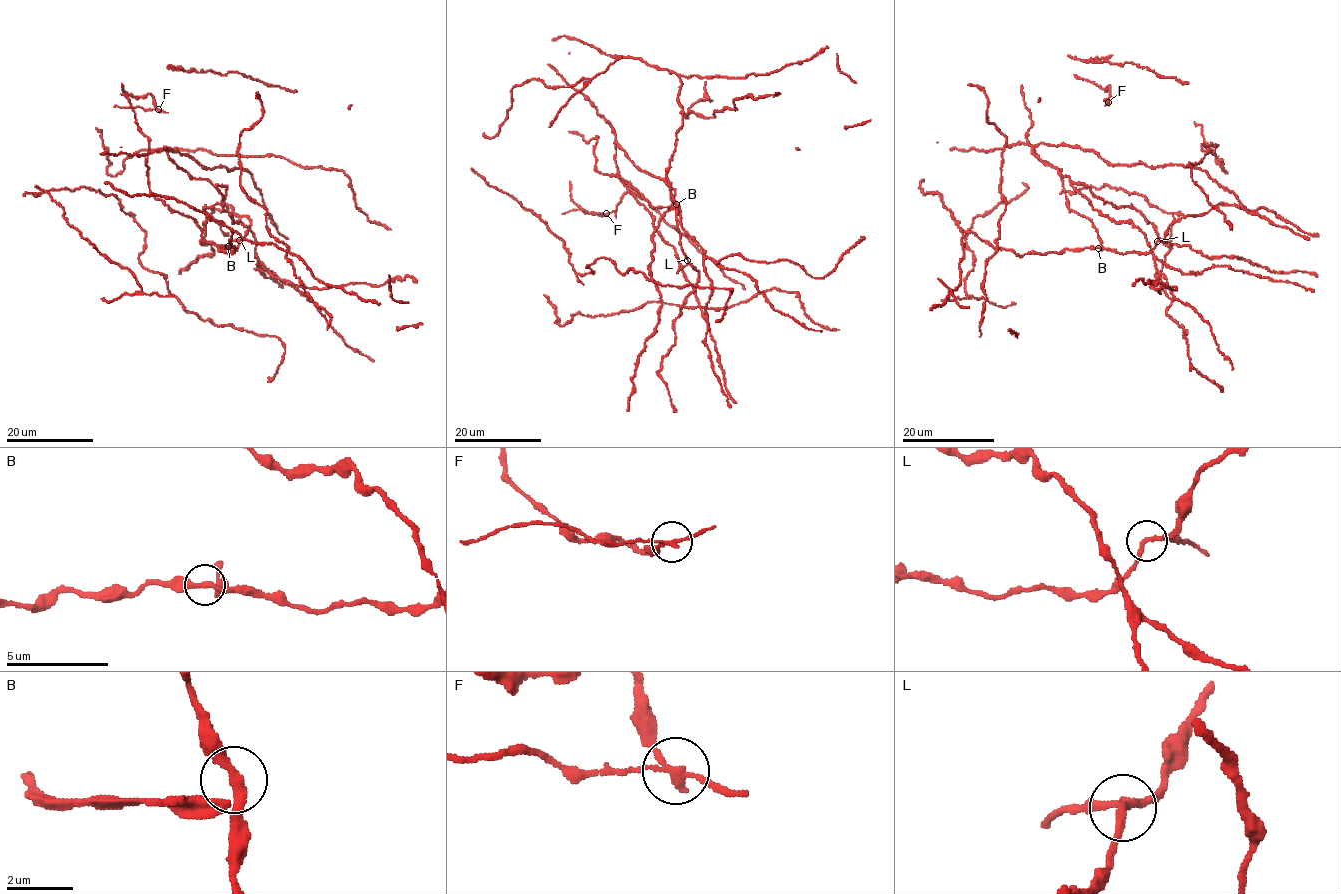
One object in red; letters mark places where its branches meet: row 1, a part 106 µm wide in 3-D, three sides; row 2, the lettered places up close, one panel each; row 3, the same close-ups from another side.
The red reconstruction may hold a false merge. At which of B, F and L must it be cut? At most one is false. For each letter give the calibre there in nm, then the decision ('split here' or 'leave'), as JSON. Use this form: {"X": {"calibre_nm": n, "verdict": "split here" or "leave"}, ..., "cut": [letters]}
{"B": {"calibre_nm": 240, "verdict": "leave"}, "F": {"calibre_nm": 170, "verdict": "split here"}, "L": {"calibre_nm": 170, "verdict": "leave"}, "cut": ["F"]}

